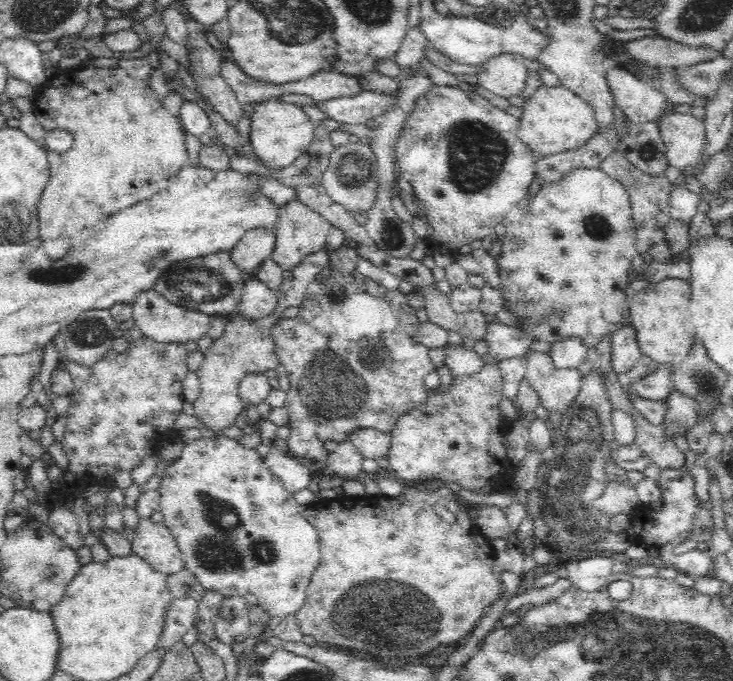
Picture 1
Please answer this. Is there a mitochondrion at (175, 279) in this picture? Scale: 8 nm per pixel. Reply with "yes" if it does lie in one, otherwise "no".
yes

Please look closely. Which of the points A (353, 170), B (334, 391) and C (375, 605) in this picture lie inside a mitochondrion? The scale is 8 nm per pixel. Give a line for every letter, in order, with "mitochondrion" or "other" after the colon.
A: mitochondrion
B: mitochondrion
C: mitochondrion

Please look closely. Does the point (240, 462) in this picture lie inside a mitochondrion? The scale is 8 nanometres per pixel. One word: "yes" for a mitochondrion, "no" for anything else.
no

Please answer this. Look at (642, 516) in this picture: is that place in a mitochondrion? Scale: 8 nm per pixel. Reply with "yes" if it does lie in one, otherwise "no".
no

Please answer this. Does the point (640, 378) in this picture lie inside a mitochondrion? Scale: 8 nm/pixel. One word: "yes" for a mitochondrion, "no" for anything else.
no

